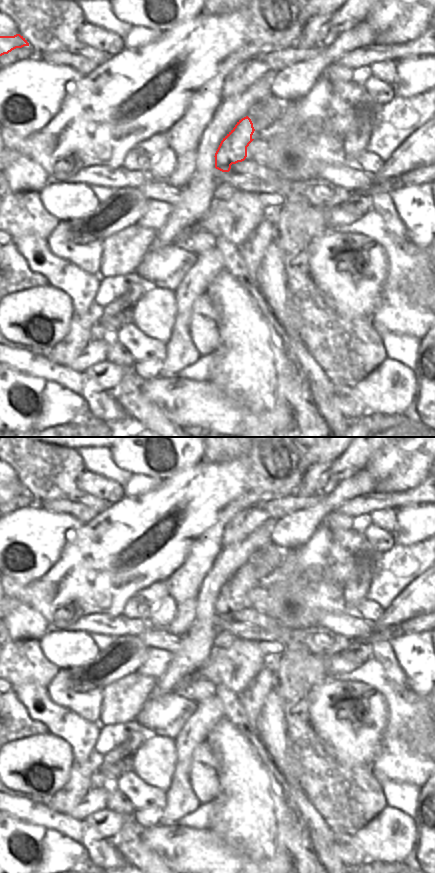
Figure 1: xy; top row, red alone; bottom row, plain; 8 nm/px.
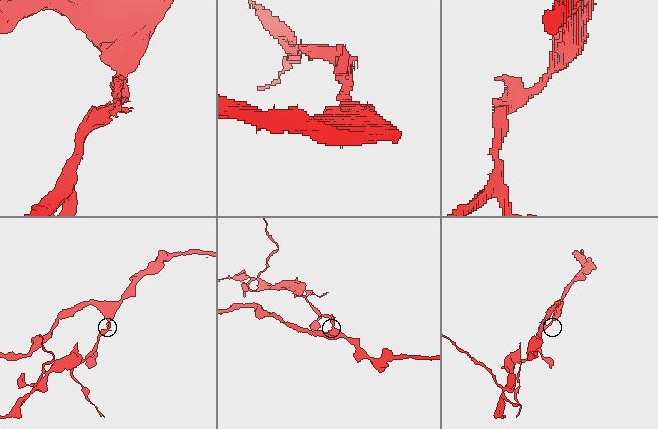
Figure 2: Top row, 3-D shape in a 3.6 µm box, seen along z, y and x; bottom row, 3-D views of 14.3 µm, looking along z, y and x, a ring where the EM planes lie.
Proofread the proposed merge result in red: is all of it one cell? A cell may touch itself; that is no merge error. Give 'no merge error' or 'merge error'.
merge error

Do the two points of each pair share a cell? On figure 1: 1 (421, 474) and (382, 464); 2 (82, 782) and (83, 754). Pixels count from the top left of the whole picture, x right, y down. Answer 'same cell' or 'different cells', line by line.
1: same cell
2: different cells

